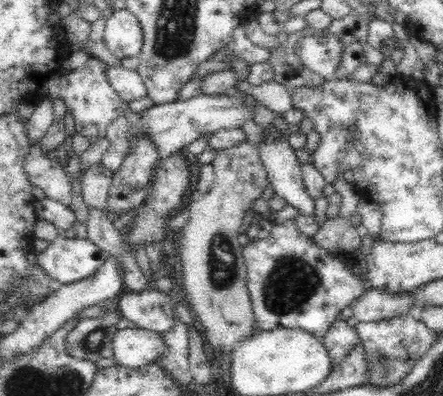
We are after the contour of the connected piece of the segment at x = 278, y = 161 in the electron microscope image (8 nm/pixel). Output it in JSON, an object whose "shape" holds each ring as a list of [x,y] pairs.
{"shape":[[[265,135],[266,143],[258,146],[258,151],[276,197],[293,206],[297,214],[312,218],[316,214],[315,199],[304,189],[302,167],[296,161],[295,150],[286,139],[276,143]]]}

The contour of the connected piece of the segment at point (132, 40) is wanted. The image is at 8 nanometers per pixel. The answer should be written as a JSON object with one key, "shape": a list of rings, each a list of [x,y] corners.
{"shape":[[[127,8],[113,11],[105,22],[103,41],[110,52],[121,60],[140,54],[144,44],[144,31],[138,17]]]}

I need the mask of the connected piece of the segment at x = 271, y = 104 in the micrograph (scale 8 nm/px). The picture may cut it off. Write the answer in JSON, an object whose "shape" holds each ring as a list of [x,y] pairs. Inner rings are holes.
{"shape":[[[238,80],[234,83],[234,88],[247,95],[253,95],[274,113],[281,115],[282,112],[292,109],[290,90],[275,80],[260,85],[254,85],[247,80]]]}

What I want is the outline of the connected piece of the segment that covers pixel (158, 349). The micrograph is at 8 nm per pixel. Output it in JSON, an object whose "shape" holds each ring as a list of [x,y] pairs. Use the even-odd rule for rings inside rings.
{"shape":[[[139,327],[118,330],[114,334],[112,347],[117,365],[132,369],[146,367],[150,362],[156,363],[166,352],[160,334]]]}

